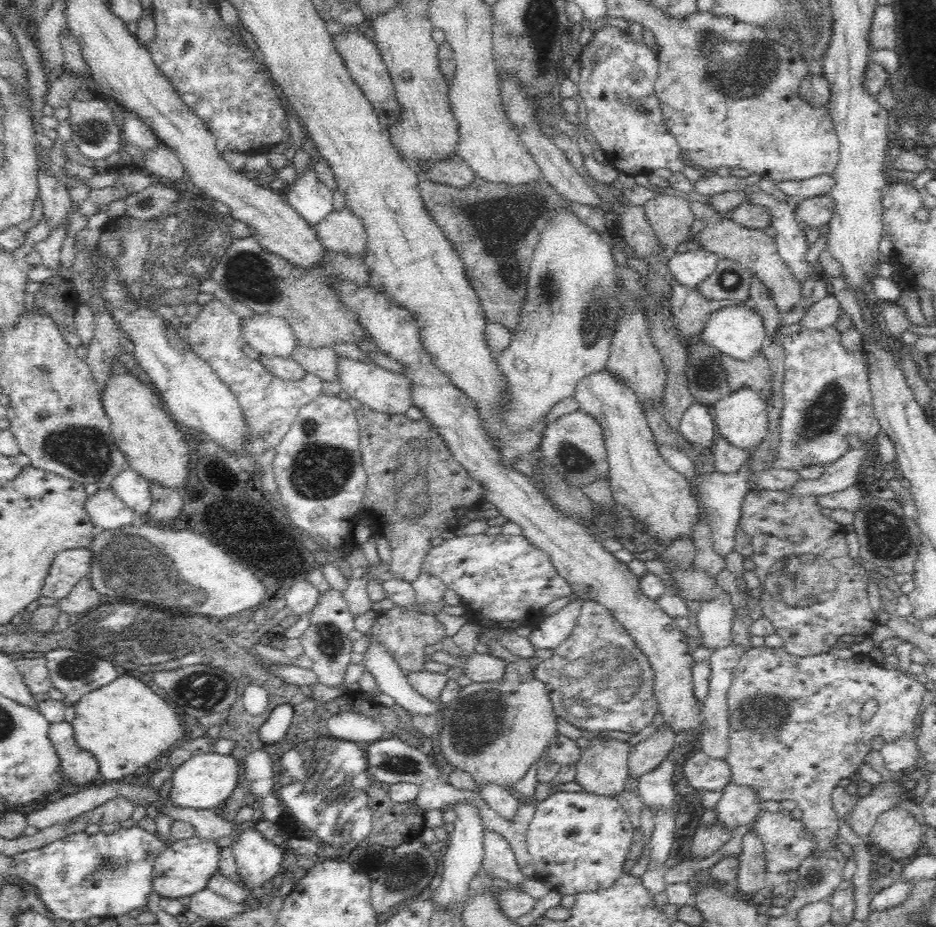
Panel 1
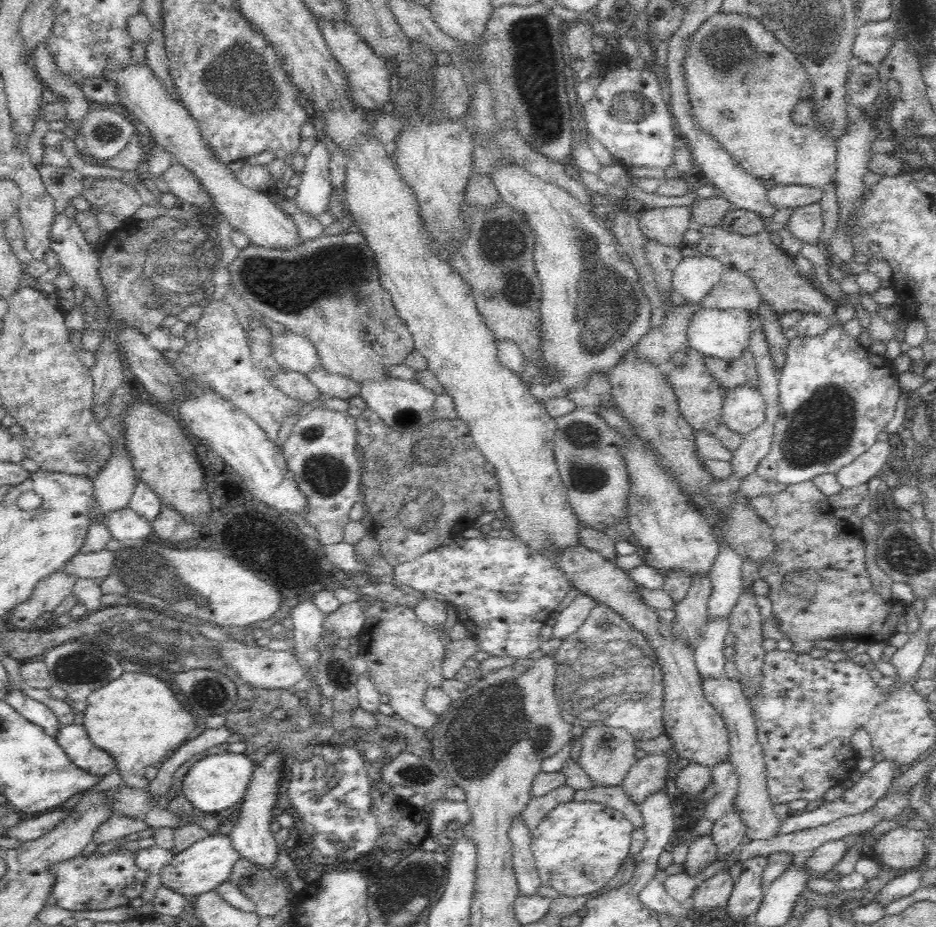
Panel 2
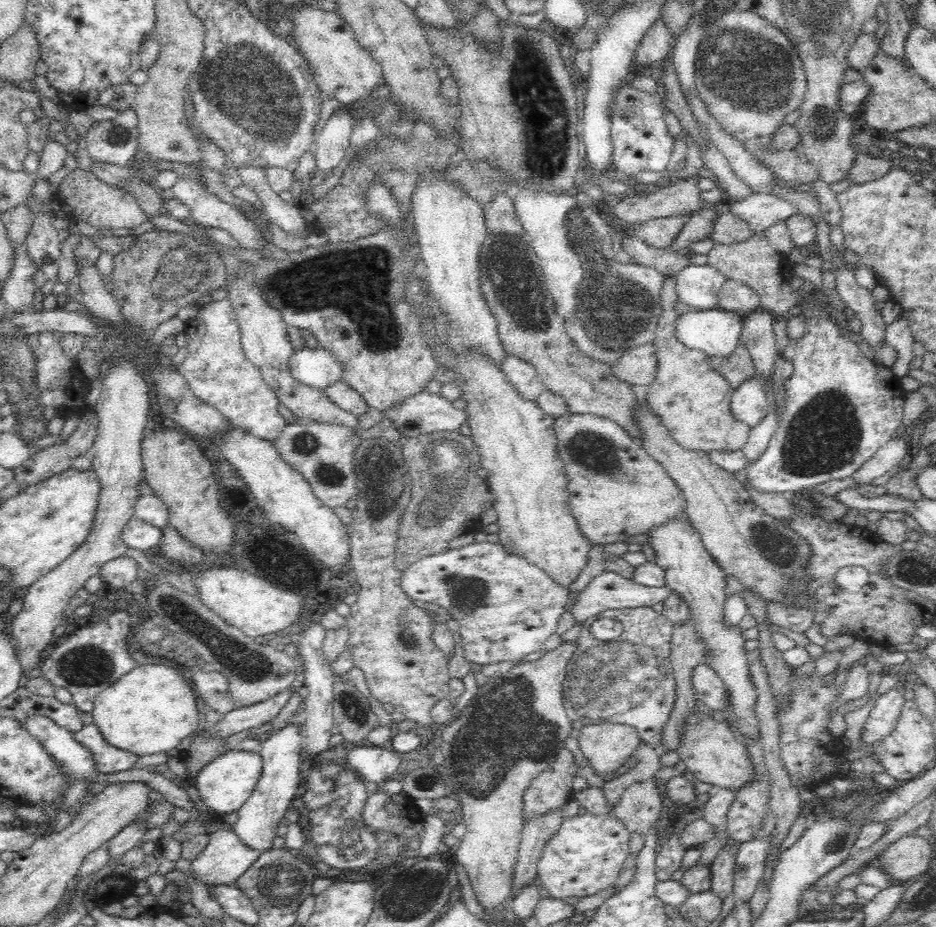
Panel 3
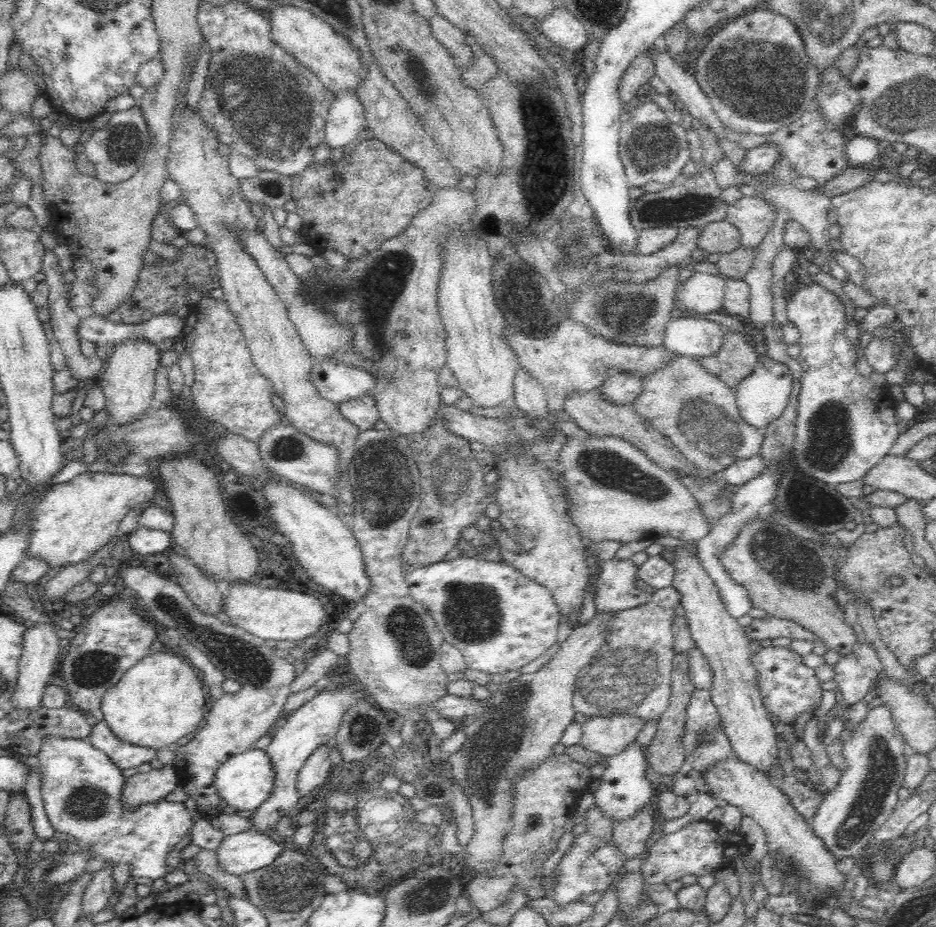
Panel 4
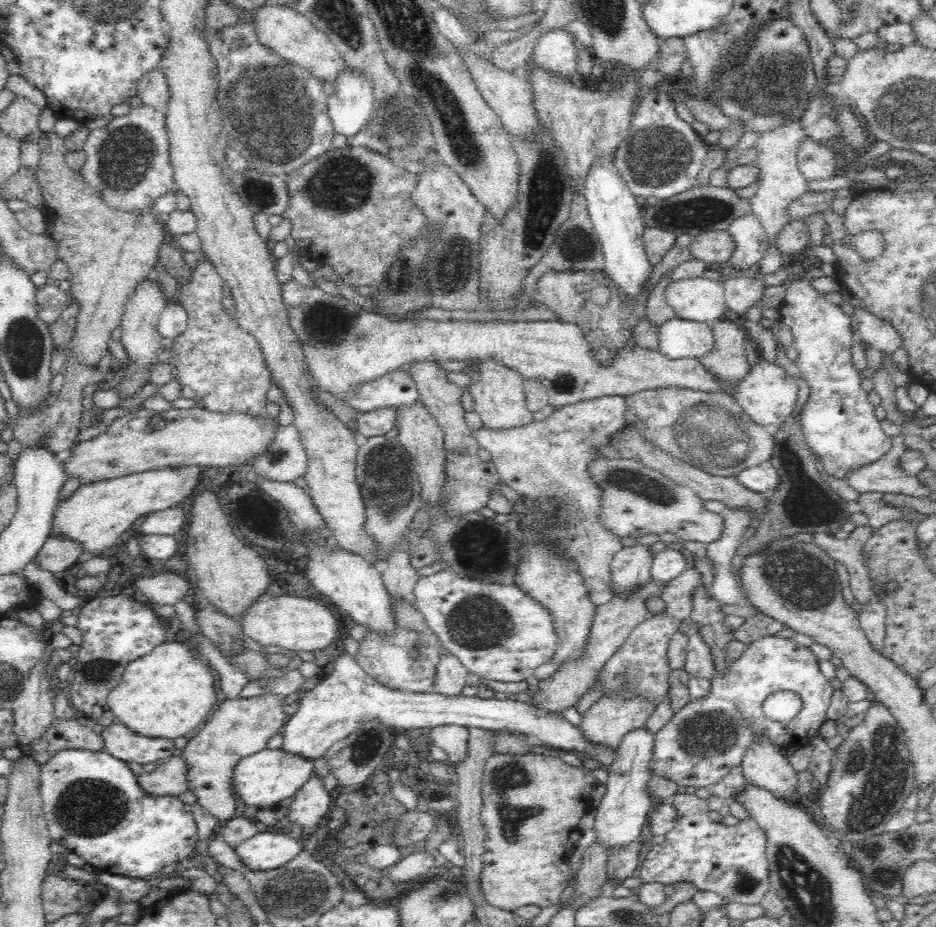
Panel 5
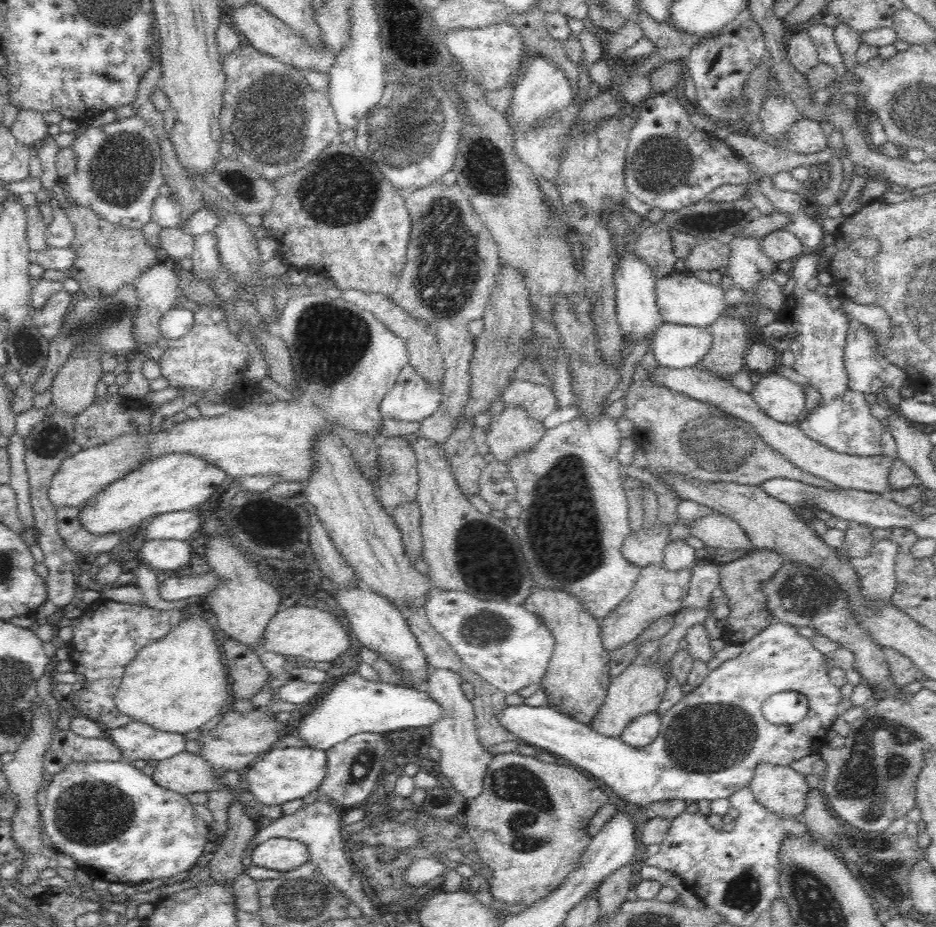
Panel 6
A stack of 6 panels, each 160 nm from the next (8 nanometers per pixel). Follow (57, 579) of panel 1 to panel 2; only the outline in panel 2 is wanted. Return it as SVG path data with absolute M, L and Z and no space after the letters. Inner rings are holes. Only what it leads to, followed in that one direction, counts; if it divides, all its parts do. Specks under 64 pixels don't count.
M106 550L106 552L98 552L98 554L82 554L75 555L67 562L66 571L74 573L74 575L82 578L92 578L98 581L104 580L112 574L112 570L116 568L113 562L114 553Z

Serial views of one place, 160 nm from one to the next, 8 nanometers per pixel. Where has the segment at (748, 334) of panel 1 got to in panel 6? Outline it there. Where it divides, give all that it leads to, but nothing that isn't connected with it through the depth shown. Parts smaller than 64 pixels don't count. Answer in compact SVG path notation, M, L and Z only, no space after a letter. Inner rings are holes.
M664 323L654 340L653 353L658 365L680 370L699 365L710 351L712 341L708 328Z

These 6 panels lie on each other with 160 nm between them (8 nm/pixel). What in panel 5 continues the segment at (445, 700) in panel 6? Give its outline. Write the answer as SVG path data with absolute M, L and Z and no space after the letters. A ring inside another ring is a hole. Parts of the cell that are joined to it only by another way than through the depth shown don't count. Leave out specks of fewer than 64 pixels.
M454 655L440 657L432 691L445 698L462 696L469 670ZM444 725L432 729L431 742L446 753L444 764L453 772L467 755L469 730L466 726Z

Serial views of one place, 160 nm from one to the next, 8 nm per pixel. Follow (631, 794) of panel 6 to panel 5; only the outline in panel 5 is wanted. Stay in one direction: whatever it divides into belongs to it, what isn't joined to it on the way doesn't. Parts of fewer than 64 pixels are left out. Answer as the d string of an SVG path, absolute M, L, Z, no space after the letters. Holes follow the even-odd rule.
M772 634L748 644L746 650L732 662L728 670L722 674L716 674L709 682L708 695L703 698L690 700L686 706L672 715L672 718L655 732L654 750L648 762L648 780L650 777L662 777L674 782L681 790L684 788L706 788L710 791L720 792L720 784L725 776L732 770L741 768L744 755L747 750L758 740L768 739L772 745L780 750L792 746L794 750L813 744L819 735L820 726L827 721L827 710L834 696L834 688L831 682L819 667L818 657L811 650L792 638L782 638L778 634ZM342 654L336 660L330 676L327 676L326 680L320 680L314 688L310 688L310 692L308 691L306 696L299 701L298 711L286 719L282 730L282 750L299 754L304 758L317 759L322 757L332 744L350 736L369 722L382 724L389 729L402 728L402 730L458 725L510 731L527 736L533 744L560 749L572 760L586 757L602 762L606 759L608 764L602 768L607 770L617 757L617 748L590 742L584 736L582 729L570 723L563 715L542 710L537 706L528 706L522 698L515 702L509 698L483 700L476 696L463 695L458 698L445 698L432 690L424 693L410 693L392 689L366 674L357 661L348 654ZM781 691L794 692L804 701L803 709L798 716L785 723L770 721L762 713L764 700Z

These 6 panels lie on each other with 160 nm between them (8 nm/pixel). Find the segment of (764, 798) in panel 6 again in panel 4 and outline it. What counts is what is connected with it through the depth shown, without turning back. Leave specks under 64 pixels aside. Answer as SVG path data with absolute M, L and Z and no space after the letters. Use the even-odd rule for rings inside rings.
M671 548L666 554L670 556L676 569L671 586L682 598L682 611L686 611L685 620L689 625L689 632L695 646L704 653L709 662L712 673L709 689L711 698L723 724L722 729L734 749L734 756L762 771L762 774L770 780L771 772L780 767L779 738L774 729L775 725L766 715L766 709L760 699L756 673L750 663L752 652L748 649L749 640L745 636L745 628L726 611L717 587L698 557L693 558L686 550L677 551Z

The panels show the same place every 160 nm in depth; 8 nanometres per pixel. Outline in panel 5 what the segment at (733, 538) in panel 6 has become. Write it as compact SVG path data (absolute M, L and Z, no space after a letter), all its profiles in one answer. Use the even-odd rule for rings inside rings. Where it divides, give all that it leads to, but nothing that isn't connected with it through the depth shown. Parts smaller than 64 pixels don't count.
M620 457L609 460L607 458L598 459L590 463L591 475L601 488L603 505L599 514L603 526L611 530L614 534L626 538L636 536L641 538L644 534L662 534L662 532L672 532L676 537L684 541L701 542L704 544L714 544L722 540L722 533L725 529L724 518L721 514L710 512L703 507L702 501L694 495L694 491L686 486L675 485L668 478L659 472L650 470L632 459Z

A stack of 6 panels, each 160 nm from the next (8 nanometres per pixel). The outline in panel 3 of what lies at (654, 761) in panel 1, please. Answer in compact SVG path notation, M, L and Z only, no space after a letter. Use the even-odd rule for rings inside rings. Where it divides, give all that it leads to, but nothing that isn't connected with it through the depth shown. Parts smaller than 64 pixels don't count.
M652 778L643 783L632 783L613 807L612 814L629 830L631 836L636 834L646 840L660 818L661 808L662 798Z

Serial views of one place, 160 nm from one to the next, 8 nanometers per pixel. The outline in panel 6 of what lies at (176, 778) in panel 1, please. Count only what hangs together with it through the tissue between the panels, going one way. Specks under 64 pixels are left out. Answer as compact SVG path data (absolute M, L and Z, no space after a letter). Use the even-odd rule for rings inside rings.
M312 747L276 748L261 756L247 770L249 791L256 802L266 806L282 806L290 800L304 798L318 790L327 773L327 751Z

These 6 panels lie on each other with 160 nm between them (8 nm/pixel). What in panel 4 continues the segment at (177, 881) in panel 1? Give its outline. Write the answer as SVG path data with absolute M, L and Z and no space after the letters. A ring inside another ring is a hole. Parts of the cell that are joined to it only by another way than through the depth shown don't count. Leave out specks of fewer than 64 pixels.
M250 831L228 836L215 853L220 868L241 875L272 864L288 847L288 842L276 842L266 833Z

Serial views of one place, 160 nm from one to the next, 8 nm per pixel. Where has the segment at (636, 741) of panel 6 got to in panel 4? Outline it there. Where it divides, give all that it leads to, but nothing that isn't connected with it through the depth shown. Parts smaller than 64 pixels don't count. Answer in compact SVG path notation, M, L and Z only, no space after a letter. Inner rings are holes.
M639 742L628 744L622 752L609 757L605 764L606 770L599 778L600 784L594 791L595 805L602 811L602 817L610 819L610 823L616 821L627 821L638 816L646 807L650 805L652 798L653 782L646 777L648 767L646 748Z

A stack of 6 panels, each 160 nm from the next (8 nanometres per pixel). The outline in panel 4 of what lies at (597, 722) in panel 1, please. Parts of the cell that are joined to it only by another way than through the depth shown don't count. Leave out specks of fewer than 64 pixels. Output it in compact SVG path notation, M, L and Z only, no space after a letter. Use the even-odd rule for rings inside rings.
M668 586L656 590L644 605L616 614L602 651L577 678L575 712L587 717L635 714L646 721L662 716L671 696L672 624L682 611L681 601L680 593Z

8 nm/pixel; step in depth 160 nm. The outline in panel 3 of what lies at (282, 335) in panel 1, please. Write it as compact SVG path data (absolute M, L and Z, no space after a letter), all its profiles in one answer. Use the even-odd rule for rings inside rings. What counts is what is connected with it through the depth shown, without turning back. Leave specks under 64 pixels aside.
M295 350L291 358L290 373L311 389L325 392L325 388L343 381L344 369L341 362L326 350Z

